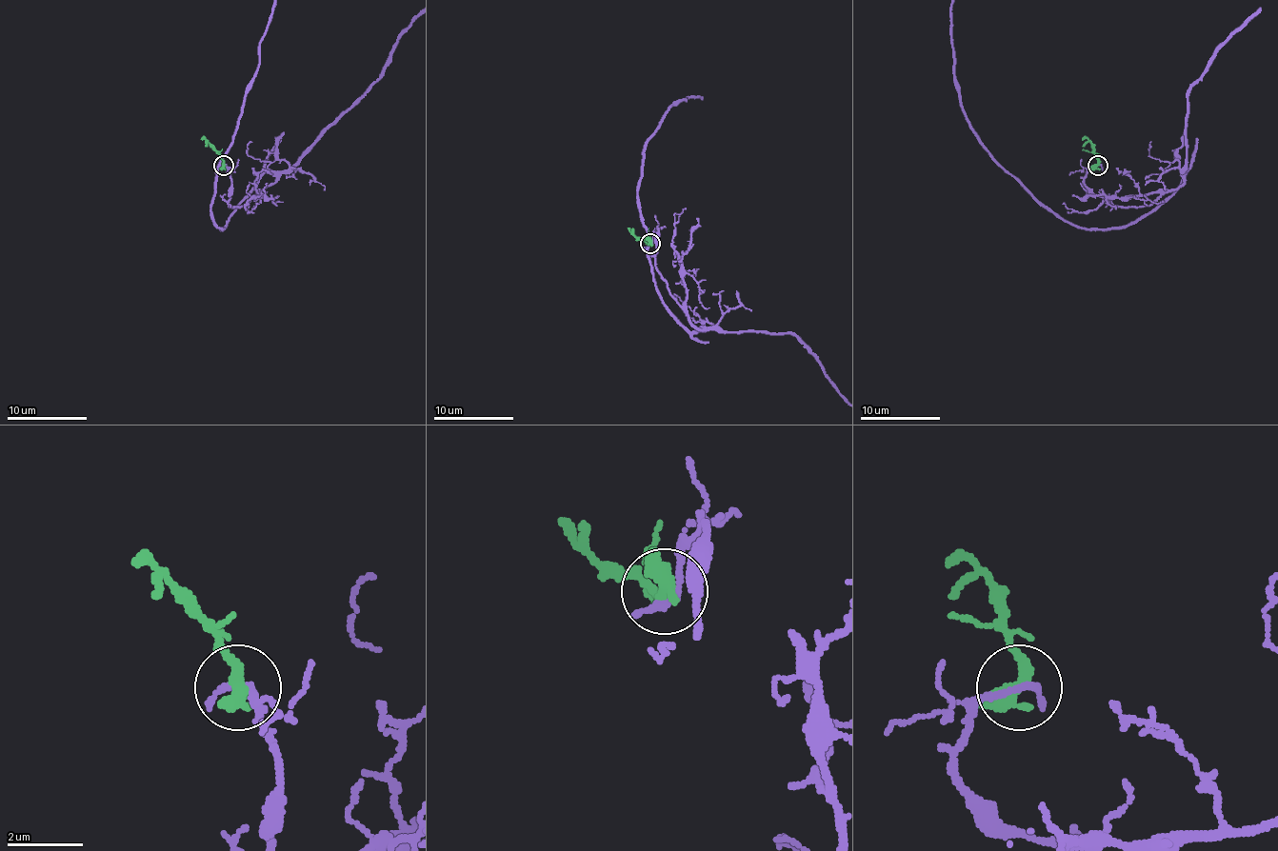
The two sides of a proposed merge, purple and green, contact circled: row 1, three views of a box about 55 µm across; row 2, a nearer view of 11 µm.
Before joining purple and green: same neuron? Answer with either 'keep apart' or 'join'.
keep apart

